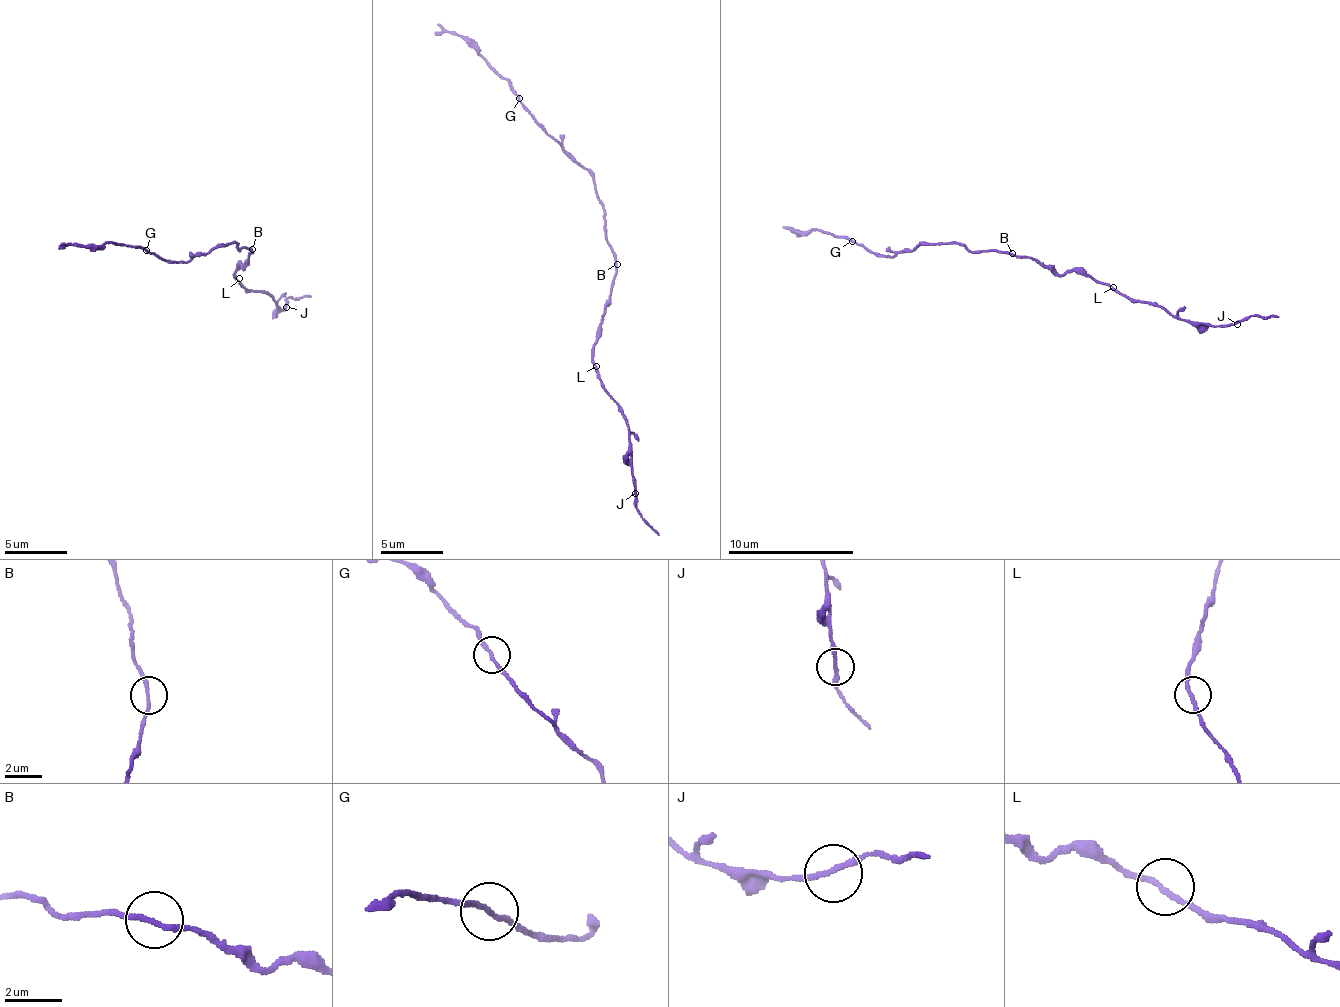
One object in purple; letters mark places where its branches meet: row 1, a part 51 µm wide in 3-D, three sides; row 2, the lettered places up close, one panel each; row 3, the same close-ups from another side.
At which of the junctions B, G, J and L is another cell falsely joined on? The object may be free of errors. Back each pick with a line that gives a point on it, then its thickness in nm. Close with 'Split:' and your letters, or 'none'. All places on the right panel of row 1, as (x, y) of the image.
Split: none

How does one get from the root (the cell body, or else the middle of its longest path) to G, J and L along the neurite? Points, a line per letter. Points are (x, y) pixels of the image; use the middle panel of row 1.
G: (616, 264), (613, 248), (607, 242), (607, 220), (595, 188), (595, 179), (538, 123), (520, 97)
J: (616, 264), (610, 305), (603, 312), (600, 337), (593, 346), (593, 366), (629, 427), (635, 493)
L: (616, 264), (610, 305), (603, 312), (600, 337), (593, 346), (596, 366)

